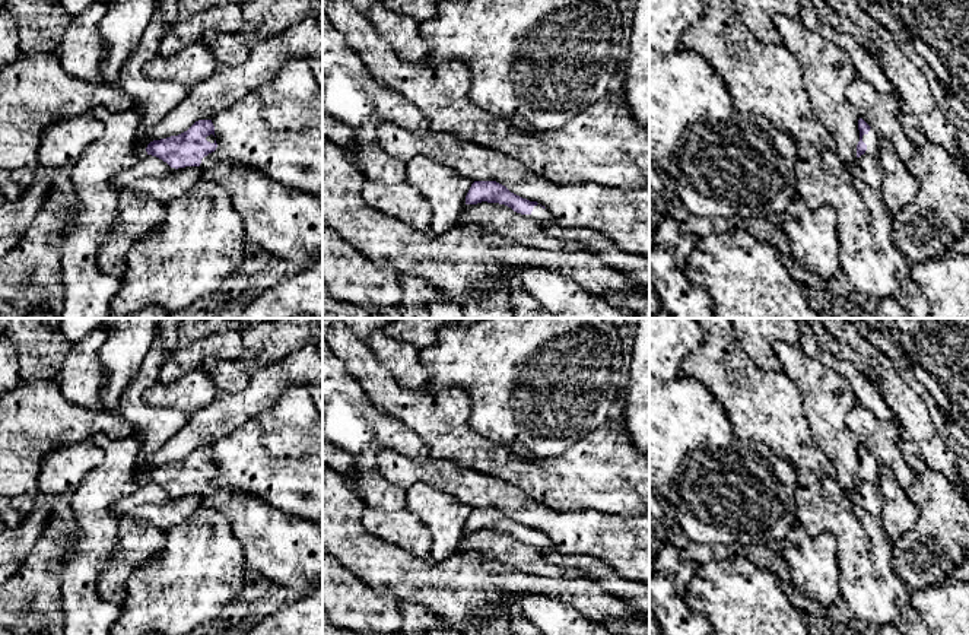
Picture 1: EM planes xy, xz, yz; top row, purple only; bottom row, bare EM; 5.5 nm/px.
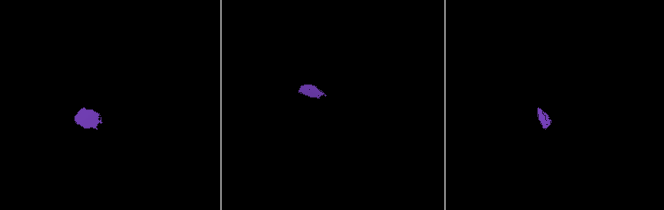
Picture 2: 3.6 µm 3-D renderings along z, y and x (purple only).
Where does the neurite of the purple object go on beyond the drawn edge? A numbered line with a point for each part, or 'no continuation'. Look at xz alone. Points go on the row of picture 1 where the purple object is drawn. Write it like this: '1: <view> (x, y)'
1: xz (539, 213)

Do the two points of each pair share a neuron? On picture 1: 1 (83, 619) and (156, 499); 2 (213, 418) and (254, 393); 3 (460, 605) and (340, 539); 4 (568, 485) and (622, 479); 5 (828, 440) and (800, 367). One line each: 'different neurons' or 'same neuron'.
1: different neurons
2: same neuron
3: same neuron
4: same neuron
5: same neuron

